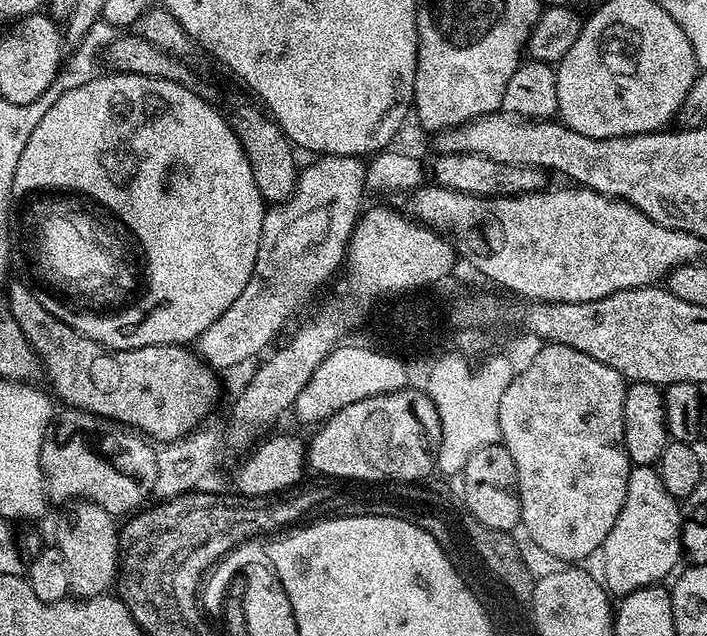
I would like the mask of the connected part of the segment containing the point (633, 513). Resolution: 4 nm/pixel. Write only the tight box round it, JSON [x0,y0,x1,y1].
[602,466,682,598]

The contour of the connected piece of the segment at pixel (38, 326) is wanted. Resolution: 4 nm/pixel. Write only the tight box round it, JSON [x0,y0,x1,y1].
[6,283,220,442]

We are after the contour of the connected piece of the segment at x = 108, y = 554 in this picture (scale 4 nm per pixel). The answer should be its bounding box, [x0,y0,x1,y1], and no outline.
[55,499,120,600]

